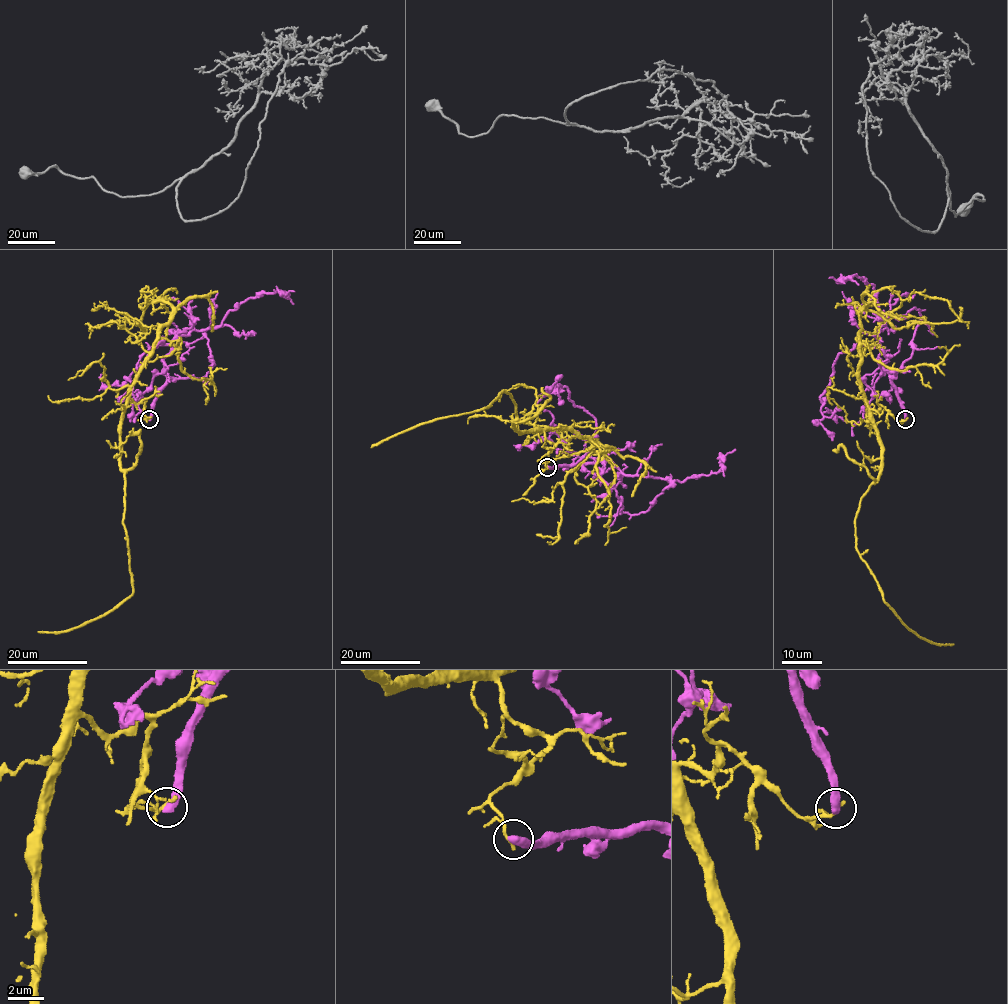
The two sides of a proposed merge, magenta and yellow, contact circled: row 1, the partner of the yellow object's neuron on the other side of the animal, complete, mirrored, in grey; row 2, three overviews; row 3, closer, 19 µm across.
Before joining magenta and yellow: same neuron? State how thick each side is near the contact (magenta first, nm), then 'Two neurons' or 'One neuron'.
Thickness 500 nm (magenta) against 200 nm. Two neurons

